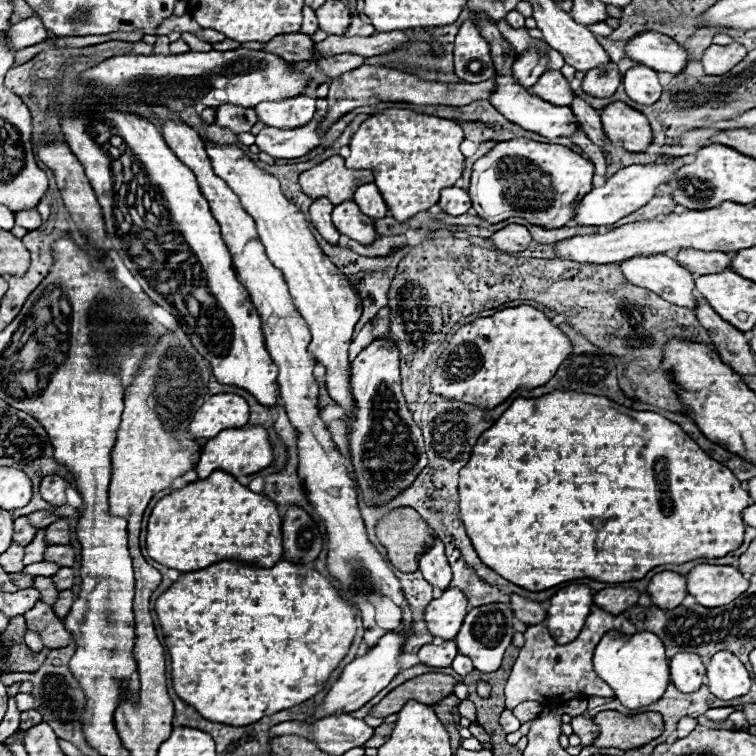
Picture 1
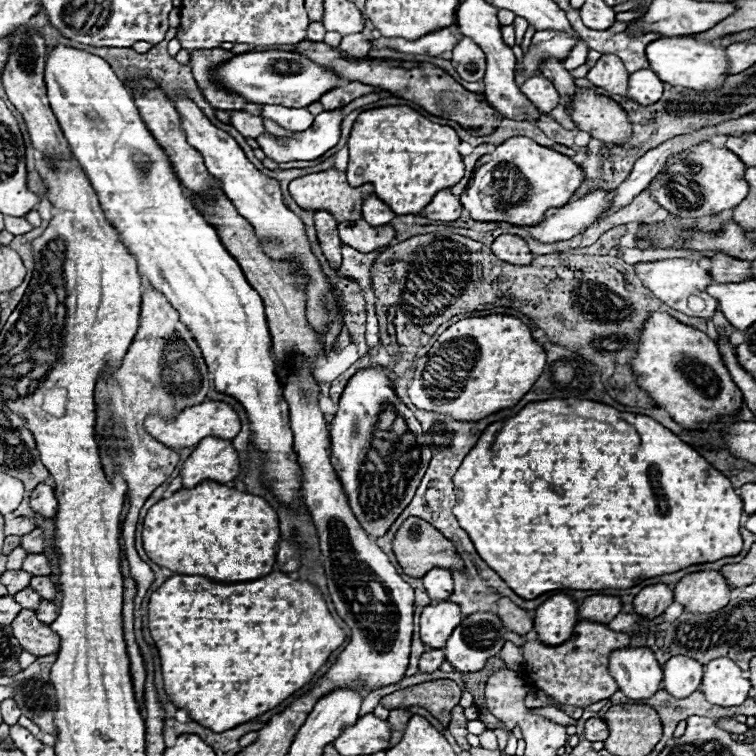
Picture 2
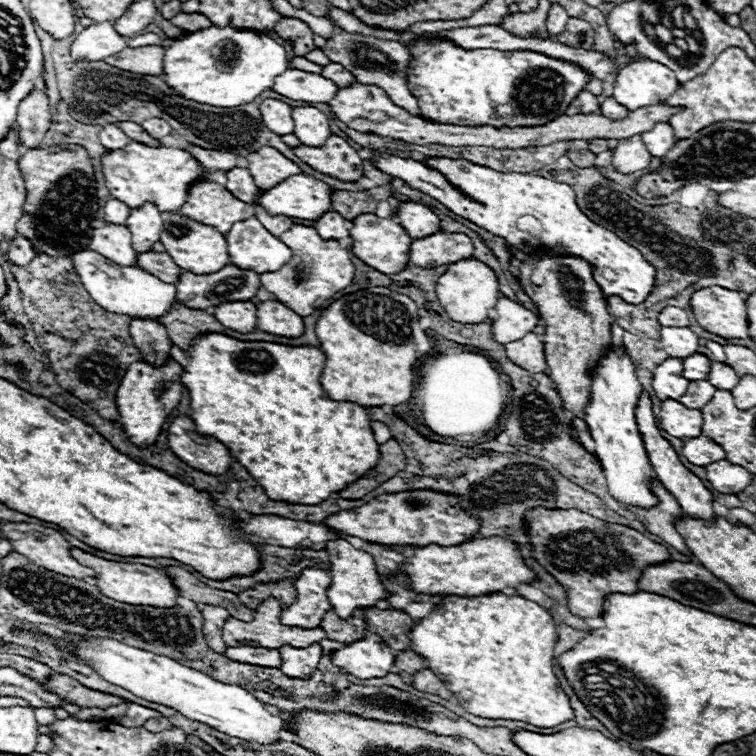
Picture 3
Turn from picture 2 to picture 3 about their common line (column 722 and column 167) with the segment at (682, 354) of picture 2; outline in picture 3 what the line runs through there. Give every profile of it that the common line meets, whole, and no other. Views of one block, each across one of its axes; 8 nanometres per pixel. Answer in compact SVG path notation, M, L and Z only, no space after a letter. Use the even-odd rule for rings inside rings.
M172 358L162 368L152 368L144 360L138 360L138 362L130 364L130 368L126 370L122 384L118 386L116 408L120 414L118 424L122 426L126 436L130 436L130 440L134 440L134 444L150 446L156 442L168 414L178 406L178 402L182 398L184 384L180 380L180 374L182 374L182 366L176 364Z

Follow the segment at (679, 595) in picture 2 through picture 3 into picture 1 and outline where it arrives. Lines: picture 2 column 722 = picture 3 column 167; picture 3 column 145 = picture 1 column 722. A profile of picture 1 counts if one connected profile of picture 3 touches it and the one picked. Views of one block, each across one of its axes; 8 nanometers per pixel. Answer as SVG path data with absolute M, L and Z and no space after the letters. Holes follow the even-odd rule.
M700 564L688 574L688 592L702 606L724 606L748 590L750 580L734 566Z

